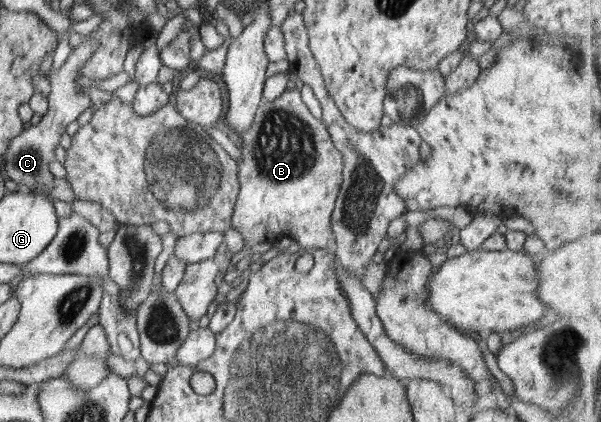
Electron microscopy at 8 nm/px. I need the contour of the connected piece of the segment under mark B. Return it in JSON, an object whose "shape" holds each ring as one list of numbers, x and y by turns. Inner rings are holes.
{"shape":[[296,88,285,90,276,100,261,100,251,121,250,128,240,135,241,161,237,163,239,193,233,208,231,226,242,234,248,248,282,236,294,236,304,250,328,248,332,236,331,216,343,181,343,158,323,121,310,113,300,98,300,90]]}

